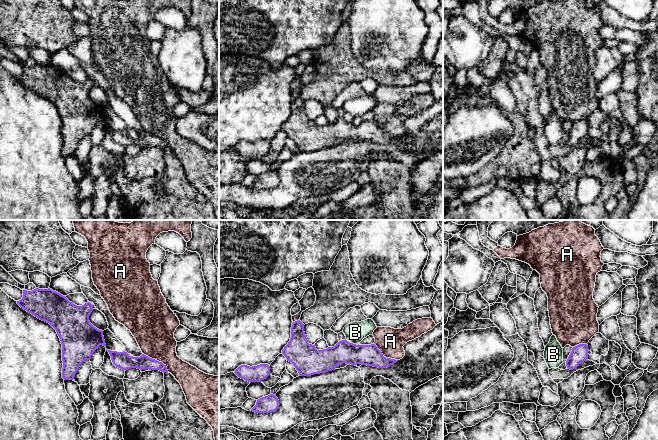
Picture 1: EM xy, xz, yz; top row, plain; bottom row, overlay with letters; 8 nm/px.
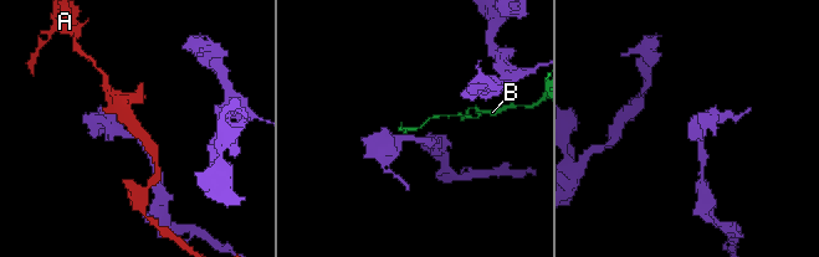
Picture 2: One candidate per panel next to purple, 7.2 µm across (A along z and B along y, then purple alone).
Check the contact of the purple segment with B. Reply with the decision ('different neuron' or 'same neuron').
different neuron

